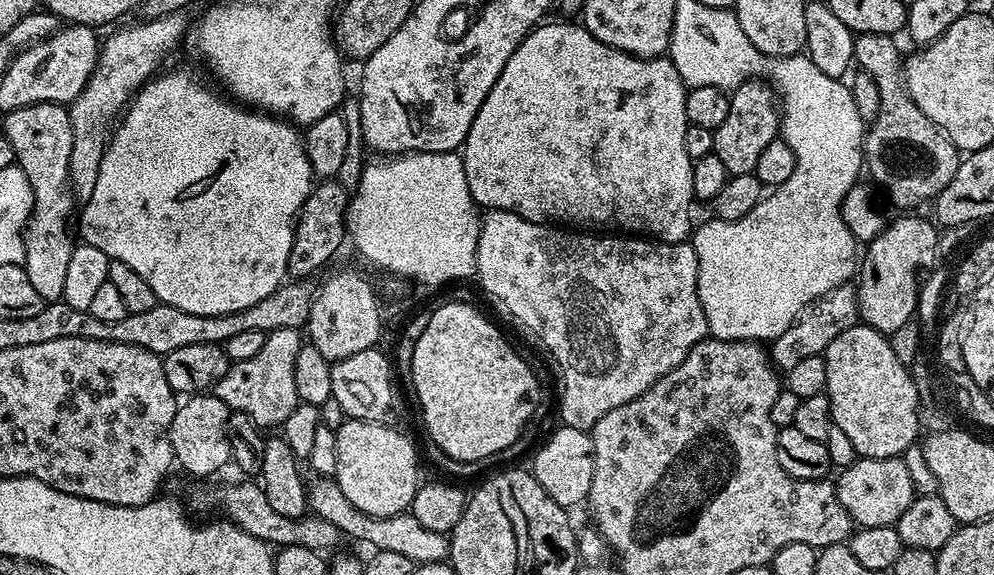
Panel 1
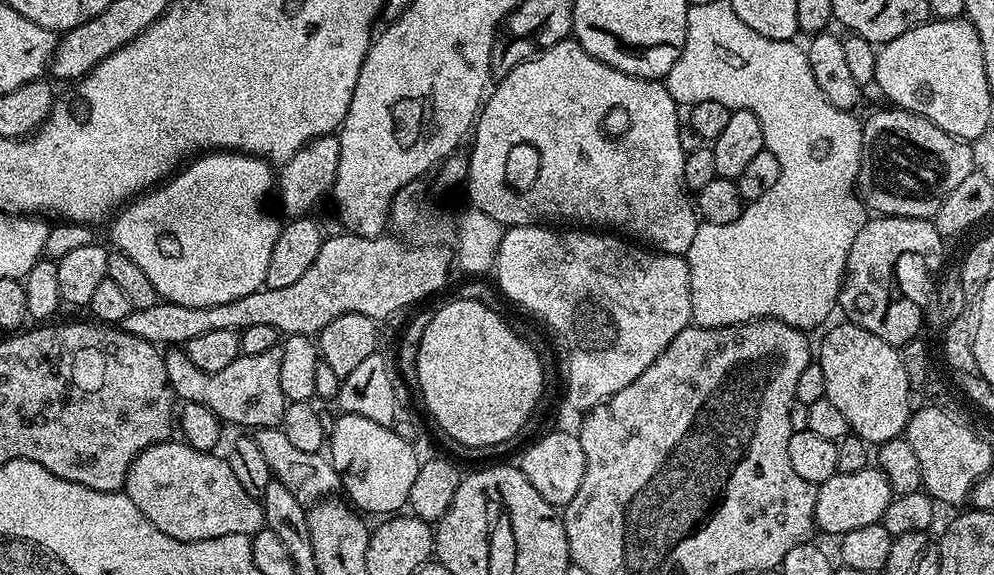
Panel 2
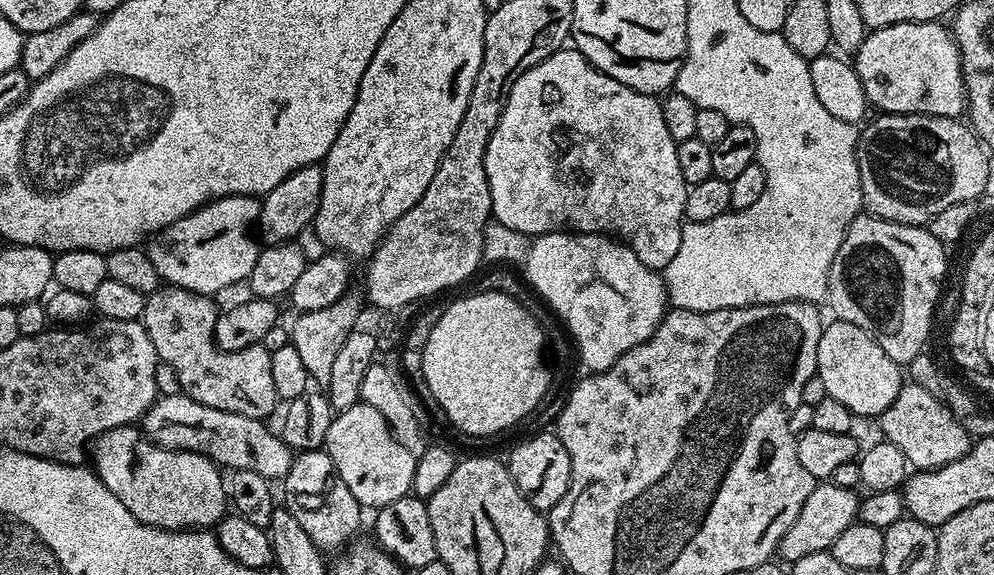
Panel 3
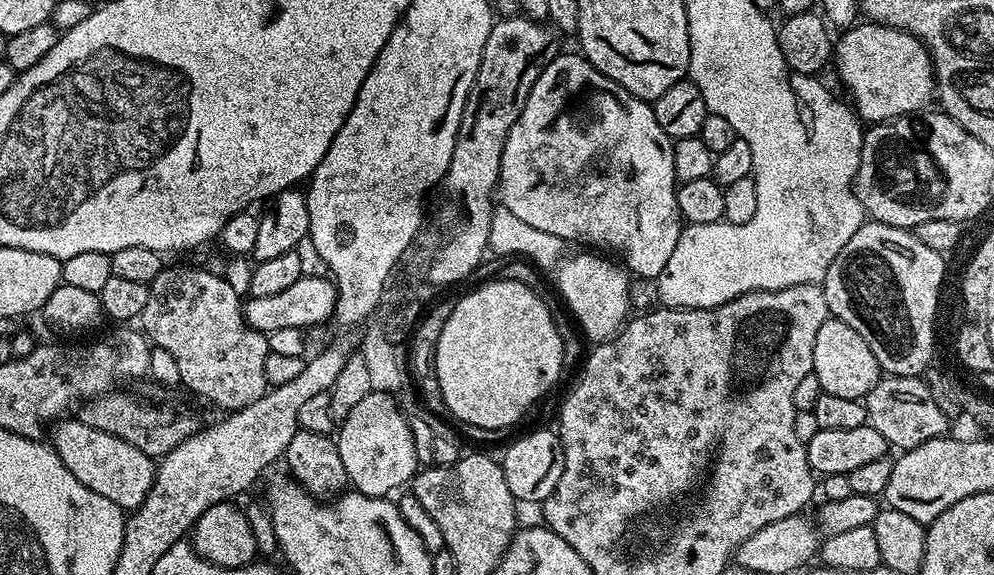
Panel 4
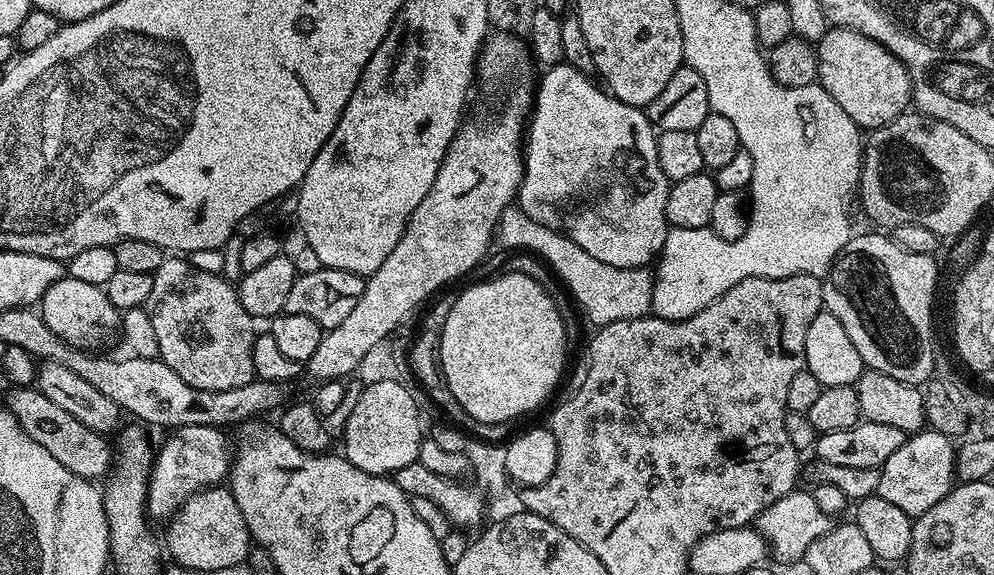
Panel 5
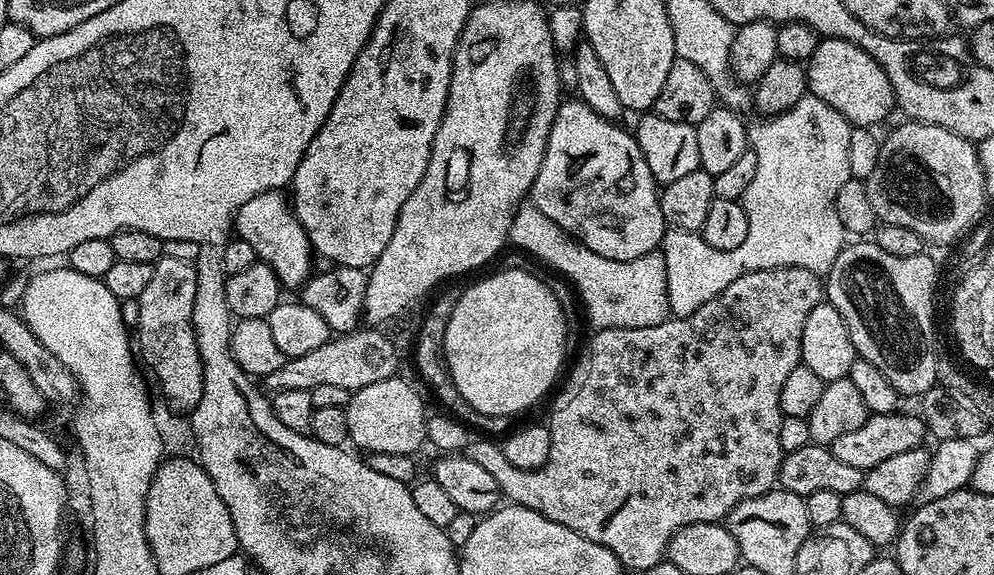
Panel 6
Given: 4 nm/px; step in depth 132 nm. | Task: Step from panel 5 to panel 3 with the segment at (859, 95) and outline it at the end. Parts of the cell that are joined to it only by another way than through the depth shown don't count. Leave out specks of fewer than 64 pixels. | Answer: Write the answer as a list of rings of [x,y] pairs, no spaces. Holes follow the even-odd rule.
[[[902,22],[901,24],[891,24],[885,28],[873,28],[864,37],[862,46],[854,54],[854,67],[858,78],[862,78],[862,90],[866,90],[866,98],[873,109],[884,114],[911,114],[913,116],[951,116],[960,118],[966,112],[966,97],[964,94],[964,71],[960,61],[960,48],[956,44],[956,38],[943,23],[929,22],[919,24],[918,22]]]

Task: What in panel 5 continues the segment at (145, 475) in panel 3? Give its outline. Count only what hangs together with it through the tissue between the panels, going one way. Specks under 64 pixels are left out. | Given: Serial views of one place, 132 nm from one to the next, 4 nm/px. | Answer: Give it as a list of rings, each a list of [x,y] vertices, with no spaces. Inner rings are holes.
[[[12,386],[9,389],[2,400],[3,407],[16,416],[21,430],[30,434],[30,438],[34,438],[34,442],[38,442],[38,446],[44,447],[54,458],[58,458],[58,462],[62,462],[62,466],[66,466],[66,470],[78,474],[83,480],[96,482],[99,481],[99,476],[104,478],[109,475],[114,464],[114,448],[109,441],[108,444],[104,441],[107,439],[101,433],[90,430],[90,426],[82,426],[82,422],[78,422],[78,418],[66,414],[66,410],[61,410],[54,402],[50,402],[50,398],[46,398],[46,394],[42,394],[40,389],[35,386]]]

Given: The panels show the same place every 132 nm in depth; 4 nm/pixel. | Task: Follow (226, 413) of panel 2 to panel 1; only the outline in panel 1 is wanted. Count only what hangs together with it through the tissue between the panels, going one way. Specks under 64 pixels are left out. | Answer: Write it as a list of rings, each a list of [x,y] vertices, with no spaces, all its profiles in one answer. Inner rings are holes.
[[[294,328],[267,333],[262,350],[246,362],[232,364],[228,373],[217,382],[214,395],[231,411],[249,416],[261,429],[267,430],[275,424],[276,427],[283,426],[286,418],[290,418],[290,410],[300,403],[298,390],[294,386],[294,358],[298,358],[302,343],[300,336],[301,333]]]

